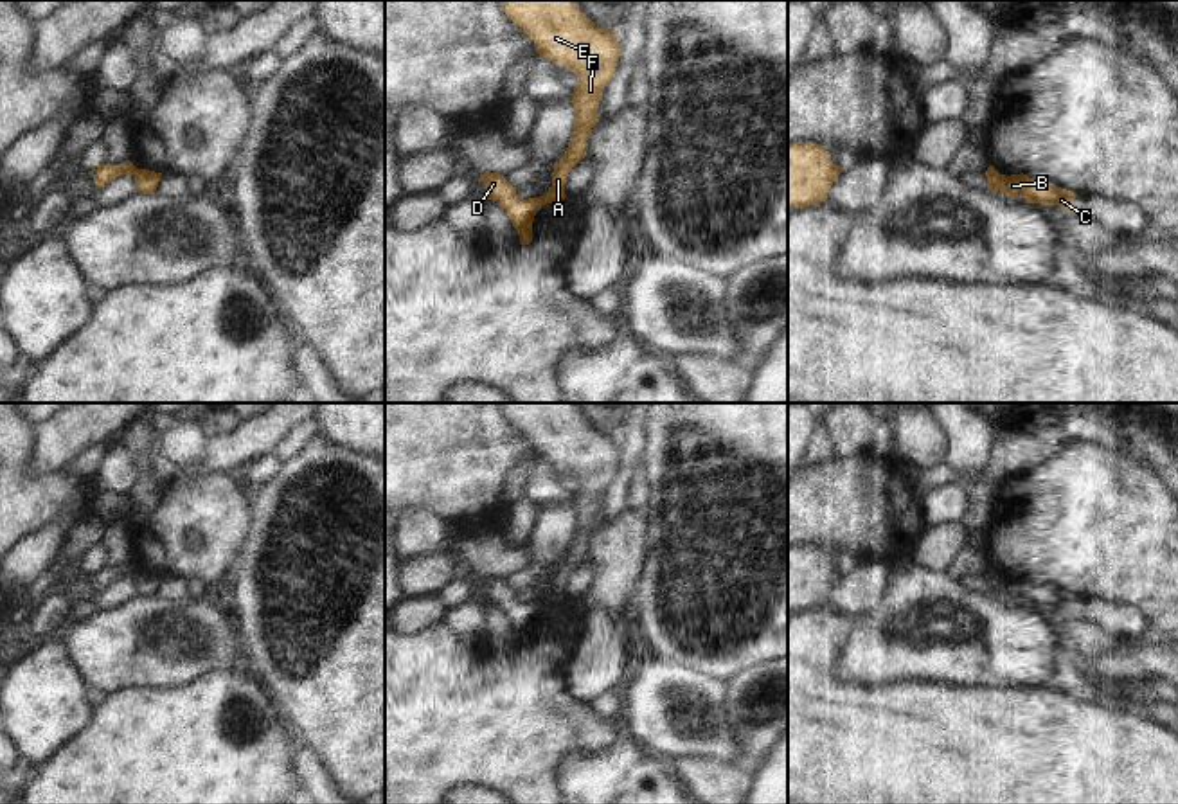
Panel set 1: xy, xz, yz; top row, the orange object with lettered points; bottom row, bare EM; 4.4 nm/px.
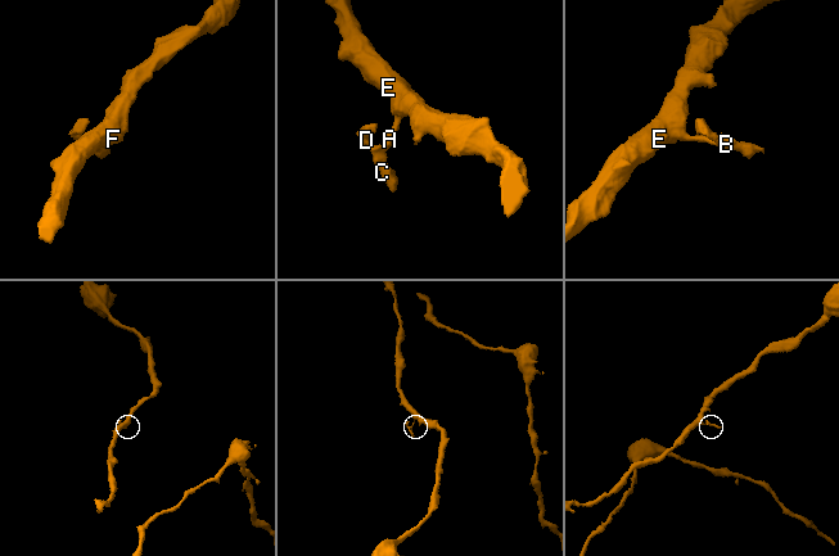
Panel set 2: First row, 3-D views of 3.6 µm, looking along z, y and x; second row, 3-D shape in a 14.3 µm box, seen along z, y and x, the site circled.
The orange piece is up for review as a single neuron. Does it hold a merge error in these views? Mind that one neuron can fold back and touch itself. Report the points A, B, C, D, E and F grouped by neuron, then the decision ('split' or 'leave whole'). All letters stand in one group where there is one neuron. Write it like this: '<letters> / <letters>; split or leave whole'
A E F / B C D; split

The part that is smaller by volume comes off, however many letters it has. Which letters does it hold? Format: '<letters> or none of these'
B, C, D

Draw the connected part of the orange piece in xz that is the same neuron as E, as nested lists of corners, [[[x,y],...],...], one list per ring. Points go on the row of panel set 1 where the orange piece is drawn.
[[[500,0],[505,16],[520,27],[534,50],[577,76],[572,94],[574,133],[565,155],[554,164],[552,187],[538,198],[541,205],[565,200],[570,169],[585,158],[586,140],[599,122],[602,88],[613,77],[620,49],[617,31],[595,25],[576,0]]]

